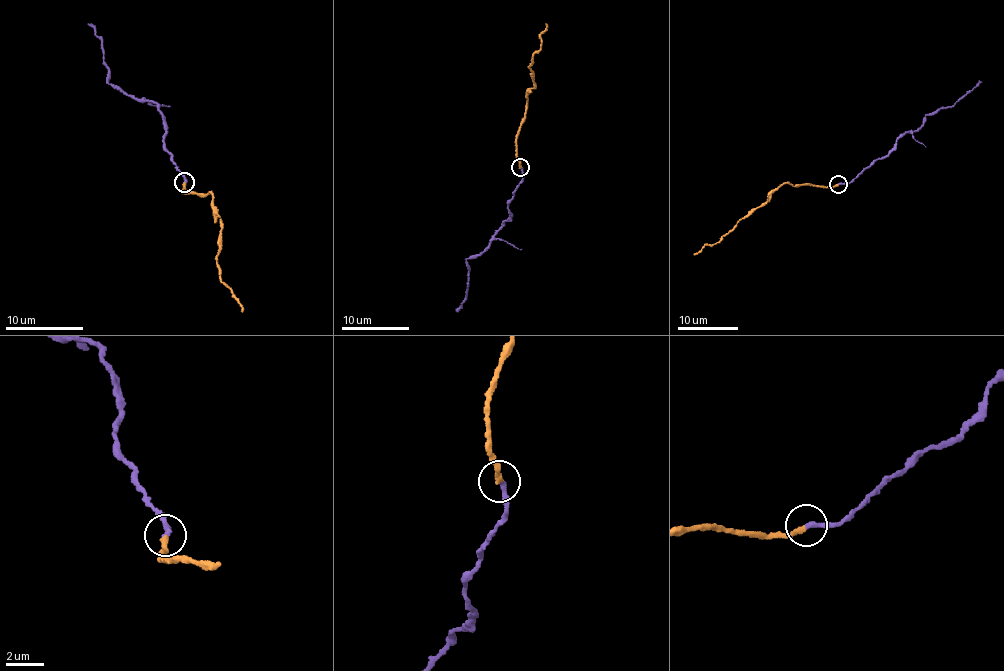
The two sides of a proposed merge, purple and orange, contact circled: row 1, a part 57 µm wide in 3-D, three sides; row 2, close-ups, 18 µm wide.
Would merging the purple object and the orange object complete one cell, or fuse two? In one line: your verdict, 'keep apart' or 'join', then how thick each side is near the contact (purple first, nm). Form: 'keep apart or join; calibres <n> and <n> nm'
join; calibres 300 and 320 nm

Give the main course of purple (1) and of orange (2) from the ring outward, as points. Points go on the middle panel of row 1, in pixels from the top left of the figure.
1: (520, 167), (523, 181), (514, 191), (508, 220), (485, 250), (466, 259), (465, 297), (456, 311)
2: (520, 167), (517, 140), (534, 83), (529, 68), (533, 52), (542, 45), (540, 33), (546, 24)

